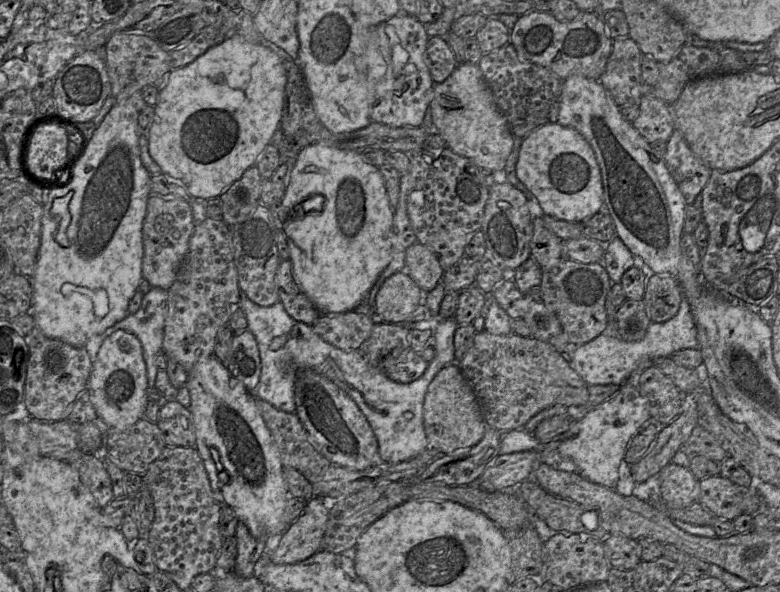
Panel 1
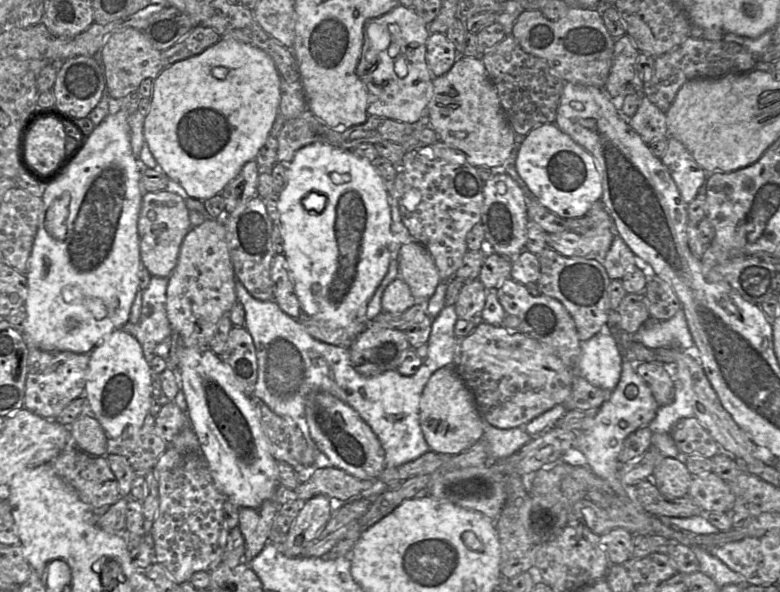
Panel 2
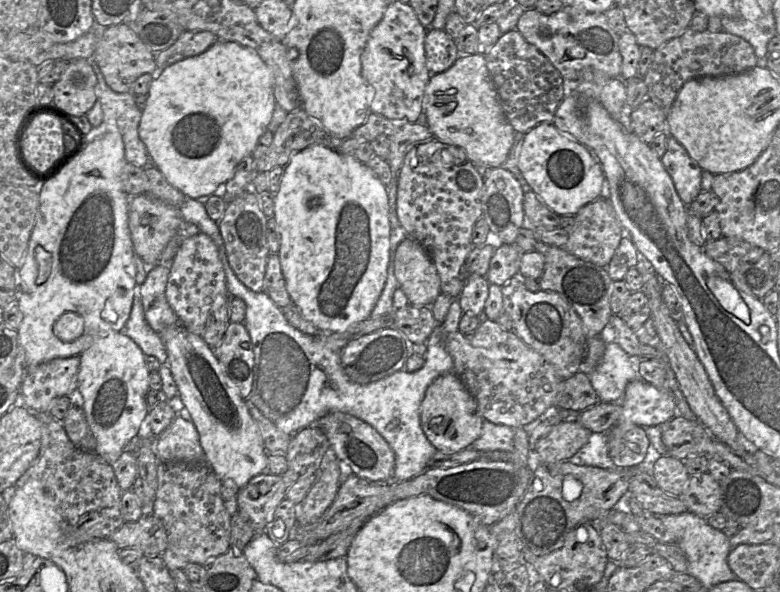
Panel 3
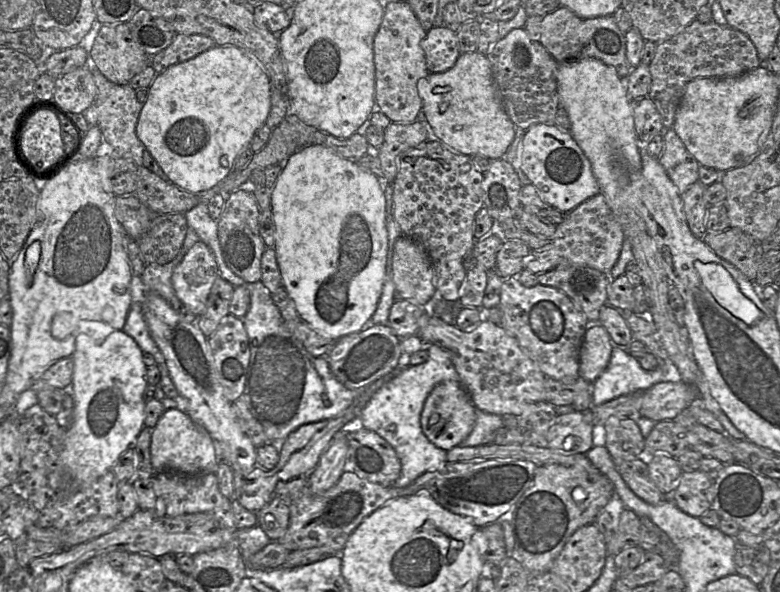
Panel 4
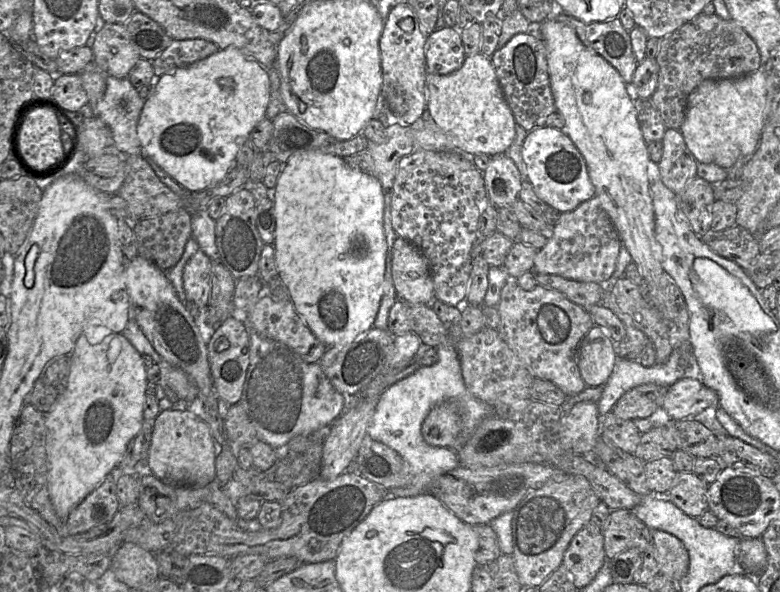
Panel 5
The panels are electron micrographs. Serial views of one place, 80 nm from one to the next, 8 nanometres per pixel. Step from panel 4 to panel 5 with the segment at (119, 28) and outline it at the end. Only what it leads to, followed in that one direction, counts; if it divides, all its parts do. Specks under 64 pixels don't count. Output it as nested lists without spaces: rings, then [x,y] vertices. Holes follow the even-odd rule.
[[[96,16],[95,34],[92,46],[93,60],[108,76],[128,78],[128,74],[141,58],[128,37],[125,26],[115,21],[102,20]]]

